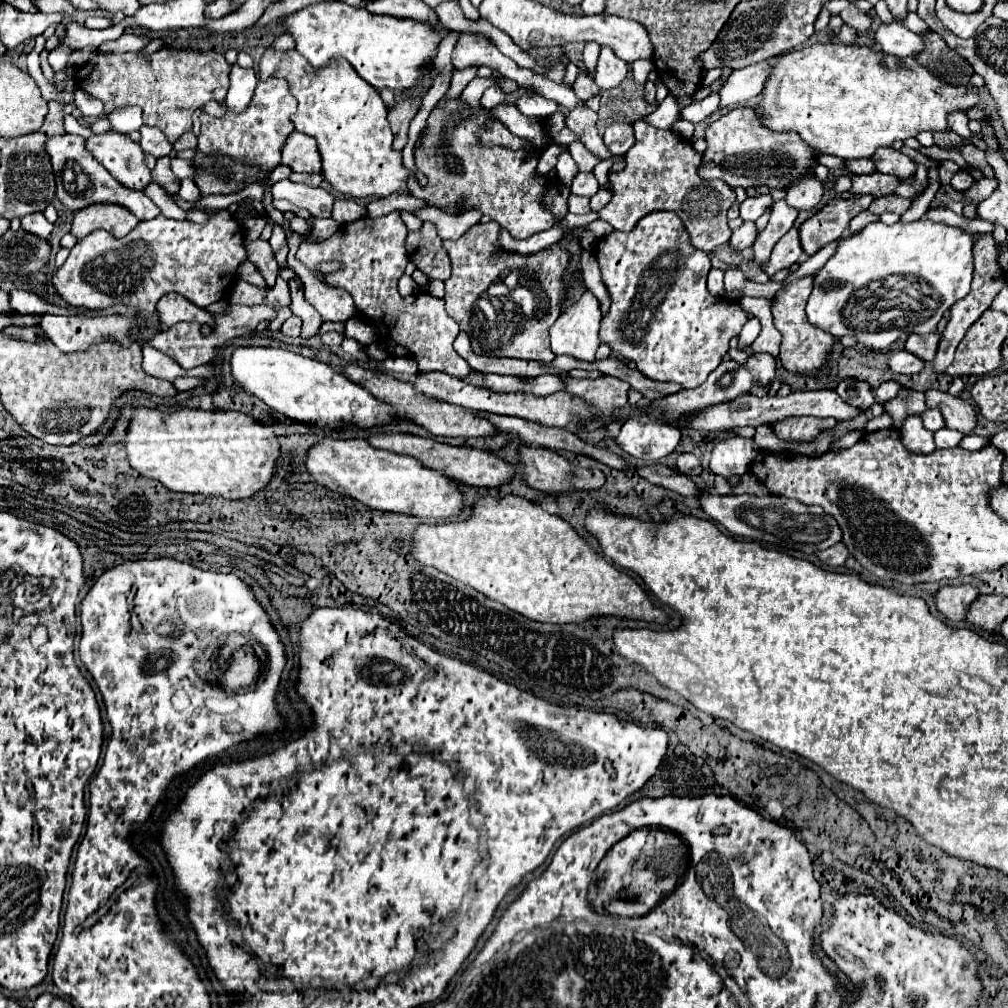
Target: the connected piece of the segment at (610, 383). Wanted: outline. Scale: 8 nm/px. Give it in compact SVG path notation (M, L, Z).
M561 375L567 383L567 391L589 401L595 409L609 415L611 411L623 407L627 403L629 383L623 383L615 377L599 377L599 379L571 379Z

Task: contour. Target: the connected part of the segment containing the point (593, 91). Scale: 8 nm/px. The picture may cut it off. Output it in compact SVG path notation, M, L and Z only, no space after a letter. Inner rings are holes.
M581 69L581 75L577 77L577 81L575 81L575 85L573 85L573 91L575 91L575 95L579 97L579 99L583 99L583 101L587 101L587 99L591 99L591 97L595 97L595 95L599 95L601 93L601 89L597 87L597 83Z

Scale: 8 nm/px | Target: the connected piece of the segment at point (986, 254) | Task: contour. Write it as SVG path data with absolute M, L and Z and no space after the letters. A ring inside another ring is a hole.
M983 235L981 239L977 239L975 243L975 251L973 251L973 259L975 259L975 273L973 273L973 283L971 283L971 291L965 299L961 299L959 303L955 303L951 307L951 319L945 327L945 331L941 333L941 343L939 343L939 349L937 349L937 355L933 359L933 367L937 373L943 373L949 363L953 361L953 353L959 345L959 341L963 339L965 331L991 307L993 299L997 297L997 293L1005 287L1005 279L1003 279L1003 271L999 269L997 265L997 247L995 247L995 241L991 235Z

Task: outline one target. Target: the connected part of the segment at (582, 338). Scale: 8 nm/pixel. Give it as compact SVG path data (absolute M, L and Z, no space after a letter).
M585 291L571 303L549 329L551 351L555 355L571 355L575 359L593 361L599 347L599 301L591 291Z

